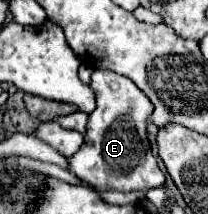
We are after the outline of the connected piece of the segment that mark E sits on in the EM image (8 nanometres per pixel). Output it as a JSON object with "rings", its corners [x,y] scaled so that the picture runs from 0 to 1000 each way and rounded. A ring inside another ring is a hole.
{"rings":[[[447,332],[438,416],[466,453],[466,509],[428,537],[389,696],[361,724],[322,734],[332,799],[466,902],[611,902],[774,874],[793,855],[793,818],[764,790],[707,659],[707,575],[736,528],[736,481],[716,453],[630,369],[543,332]]]}

